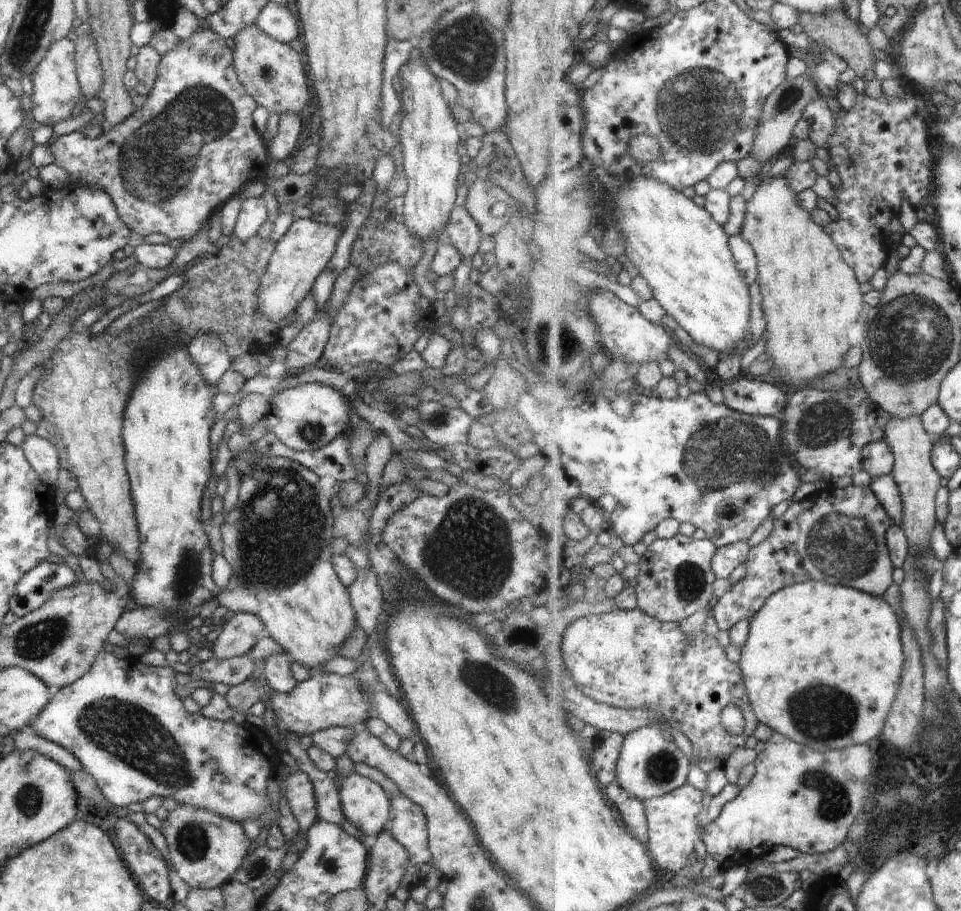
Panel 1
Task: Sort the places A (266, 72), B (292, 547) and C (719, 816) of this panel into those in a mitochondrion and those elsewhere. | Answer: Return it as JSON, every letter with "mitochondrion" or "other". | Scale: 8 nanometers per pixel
{"A":"other","B":"mitochondrion","C":"other"}

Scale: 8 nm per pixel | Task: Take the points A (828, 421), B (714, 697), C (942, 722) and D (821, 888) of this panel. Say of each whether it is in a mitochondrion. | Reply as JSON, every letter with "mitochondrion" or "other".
{"A":"mitochondrion","B":"other","C":"mitochondrion","D":"other"}

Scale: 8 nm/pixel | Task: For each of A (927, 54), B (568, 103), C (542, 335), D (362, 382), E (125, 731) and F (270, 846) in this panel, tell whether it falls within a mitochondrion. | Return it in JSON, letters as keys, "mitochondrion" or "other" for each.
{"A":"mitochondrion","B":"mitochondrion","C":"mitochondrion","D":"other","E":"mitochondrion","F":"other"}

